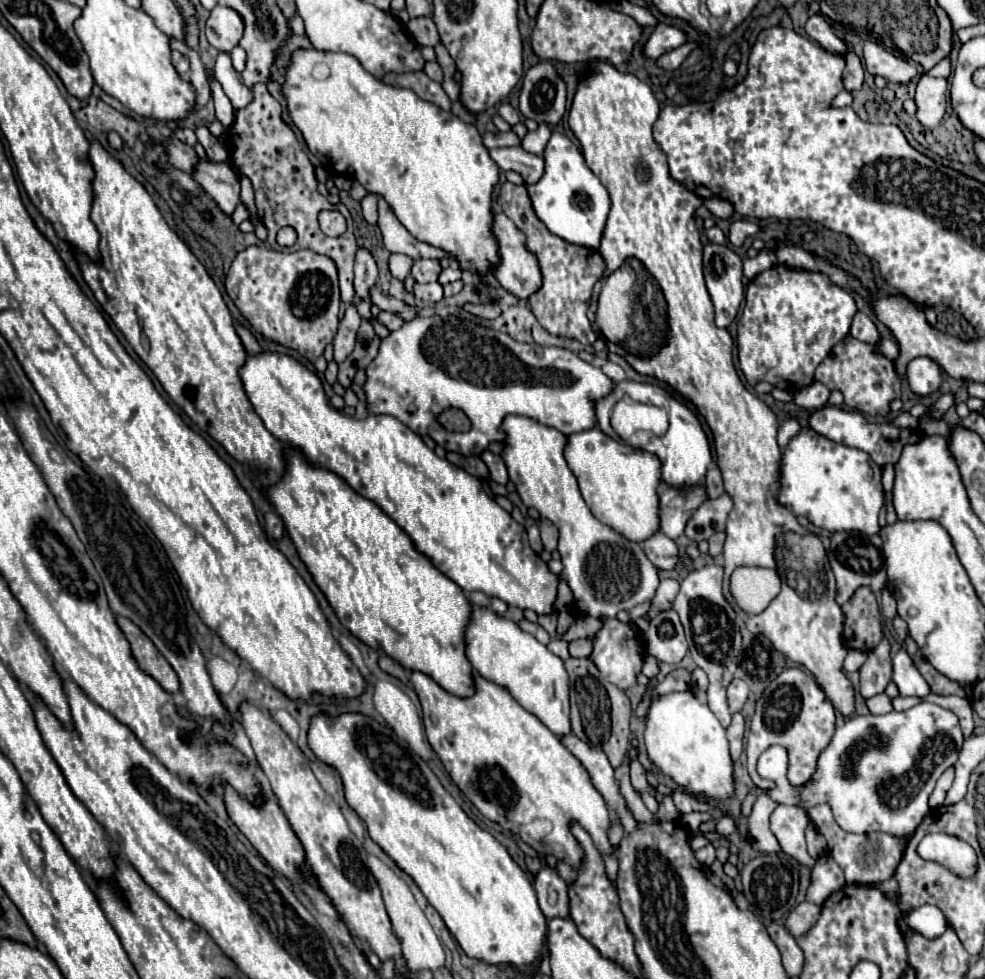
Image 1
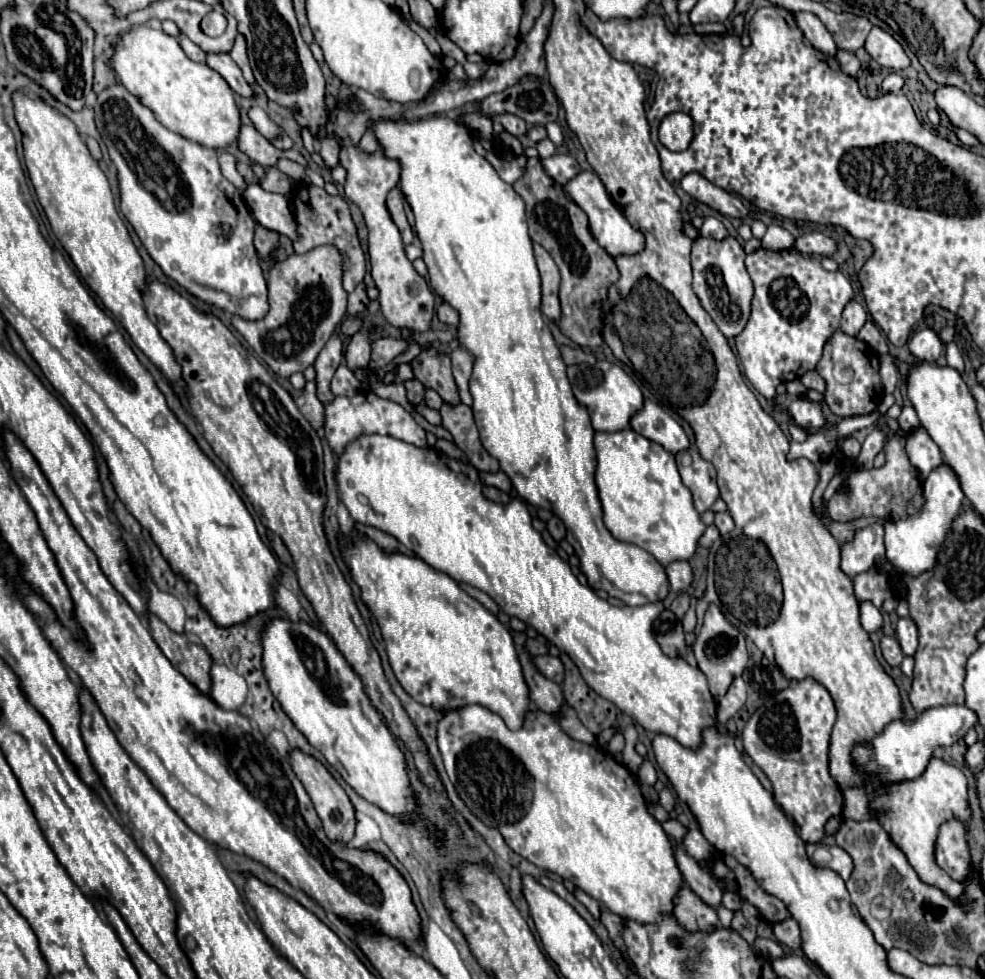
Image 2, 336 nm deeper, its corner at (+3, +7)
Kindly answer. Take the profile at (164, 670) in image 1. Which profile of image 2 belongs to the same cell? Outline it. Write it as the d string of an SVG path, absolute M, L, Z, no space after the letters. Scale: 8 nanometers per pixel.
M149 614L149 630L167 660L203 694L211 690L211 658L203 646L195 644L187 634L177 634L169 630L155 614Z

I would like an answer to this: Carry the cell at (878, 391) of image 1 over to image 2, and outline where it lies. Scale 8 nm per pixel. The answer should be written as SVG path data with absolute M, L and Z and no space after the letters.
M837 330L825 344L823 358L817 364L817 372L827 382L825 402L833 414L845 418L845 416L871 414L877 410L883 398L883 386L879 376L879 356L865 342L857 340L855 336L843 334L843 330Z

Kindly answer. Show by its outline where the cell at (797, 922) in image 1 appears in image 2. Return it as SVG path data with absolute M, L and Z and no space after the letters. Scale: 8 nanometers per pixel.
M787 918L783 922L773 924L773 932L775 932L775 938L781 944L785 944L789 948L799 948L801 946L801 930L799 930L799 924L793 918Z

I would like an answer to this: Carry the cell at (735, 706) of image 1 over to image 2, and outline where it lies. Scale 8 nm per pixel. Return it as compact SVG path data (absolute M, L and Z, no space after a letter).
M735 678L733 684L729 686L727 694L717 700L717 724L721 724L727 734L731 734L729 728L727 728L729 718L737 710L741 710L743 704L745 704L745 682L741 678Z

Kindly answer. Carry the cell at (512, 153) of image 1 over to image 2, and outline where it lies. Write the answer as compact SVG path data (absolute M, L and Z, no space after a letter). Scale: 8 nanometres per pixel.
M553 154L549 158L541 158L541 166L545 168L545 174L551 176L559 184L565 184L581 170L579 164L575 162L575 158L563 156L563 154Z

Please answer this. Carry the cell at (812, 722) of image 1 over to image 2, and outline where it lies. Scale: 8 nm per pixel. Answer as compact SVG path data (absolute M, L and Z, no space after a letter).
M813 678L793 680L789 688L777 692L767 704L759 706L757 712L749 718L749 722L743 728L743 748L747 756L767 774L773 786L773 798L781 812L793 820L799 826L799 838L803 842L819 842L825 832L823 826L831 816L841 814L843 808L843 796L837 786L837 782L829 776L827 770L827 750L829 750L829 736L835 724L835 704L831 694L825 686L821 686Z

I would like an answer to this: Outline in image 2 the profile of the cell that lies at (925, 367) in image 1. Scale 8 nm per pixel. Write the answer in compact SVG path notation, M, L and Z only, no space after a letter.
M925 328L925 330L919 330L913 334L913 338L909 340L909 350L911 354L921 360L921 362L937 362L941 352L943 352L943 344L941 340L937 338L935 330L931 328Z

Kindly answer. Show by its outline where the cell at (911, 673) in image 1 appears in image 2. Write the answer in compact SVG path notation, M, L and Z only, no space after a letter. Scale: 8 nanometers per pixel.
M901 618L897 624L897 640L905 656L913 656L917 650L917 628L911 618Z

